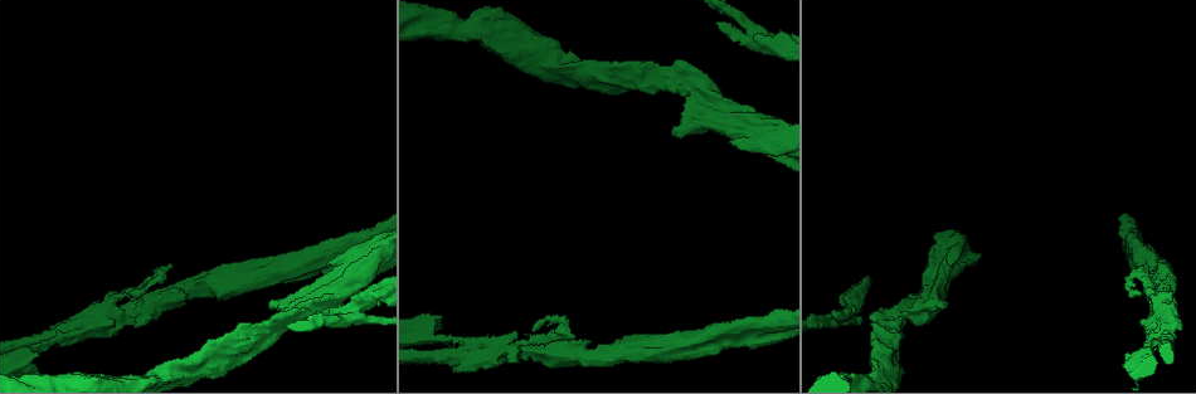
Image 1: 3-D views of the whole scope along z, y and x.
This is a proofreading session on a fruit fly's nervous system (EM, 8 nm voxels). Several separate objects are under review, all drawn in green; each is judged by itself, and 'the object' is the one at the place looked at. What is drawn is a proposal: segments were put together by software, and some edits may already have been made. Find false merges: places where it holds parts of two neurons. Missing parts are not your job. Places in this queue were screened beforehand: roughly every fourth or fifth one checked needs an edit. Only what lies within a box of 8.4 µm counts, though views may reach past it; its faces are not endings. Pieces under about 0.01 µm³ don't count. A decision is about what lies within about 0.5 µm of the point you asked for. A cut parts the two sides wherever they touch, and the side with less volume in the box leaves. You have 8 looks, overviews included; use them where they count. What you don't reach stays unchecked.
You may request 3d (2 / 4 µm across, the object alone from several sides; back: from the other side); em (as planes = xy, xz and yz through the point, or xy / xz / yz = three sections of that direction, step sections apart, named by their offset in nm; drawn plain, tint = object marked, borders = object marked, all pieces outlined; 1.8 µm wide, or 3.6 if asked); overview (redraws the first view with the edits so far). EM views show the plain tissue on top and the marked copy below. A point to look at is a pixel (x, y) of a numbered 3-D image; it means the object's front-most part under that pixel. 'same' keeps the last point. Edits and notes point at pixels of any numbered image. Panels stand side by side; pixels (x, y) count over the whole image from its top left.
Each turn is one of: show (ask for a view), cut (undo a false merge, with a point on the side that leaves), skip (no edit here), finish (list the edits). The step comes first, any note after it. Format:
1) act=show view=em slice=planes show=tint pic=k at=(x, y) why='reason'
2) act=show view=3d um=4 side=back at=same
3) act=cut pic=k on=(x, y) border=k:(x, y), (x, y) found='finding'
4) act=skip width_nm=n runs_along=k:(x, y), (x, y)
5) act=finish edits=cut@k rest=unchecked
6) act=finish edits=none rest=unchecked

act=show view=em slice=yz step=4 show=tint pic=1 at=(292, 299) why='closes a loop'

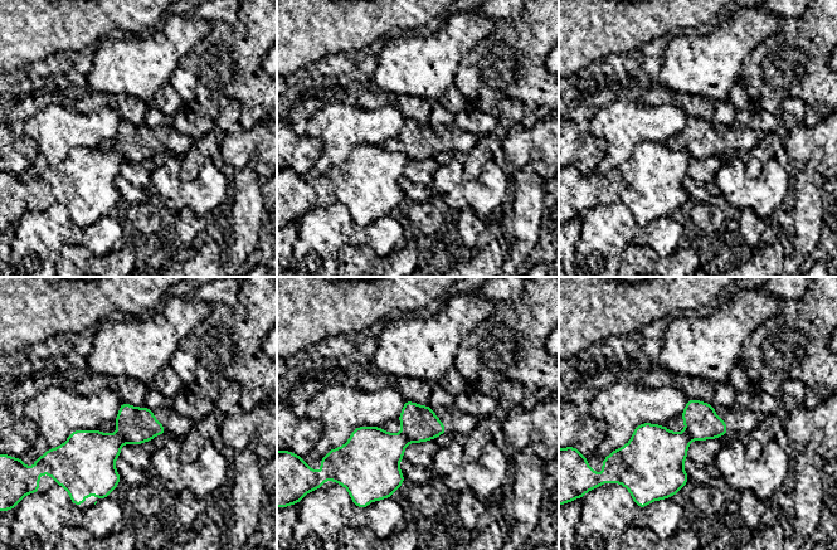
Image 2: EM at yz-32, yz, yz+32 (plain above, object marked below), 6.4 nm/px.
act=show view=em slice=planes show=tint at=same

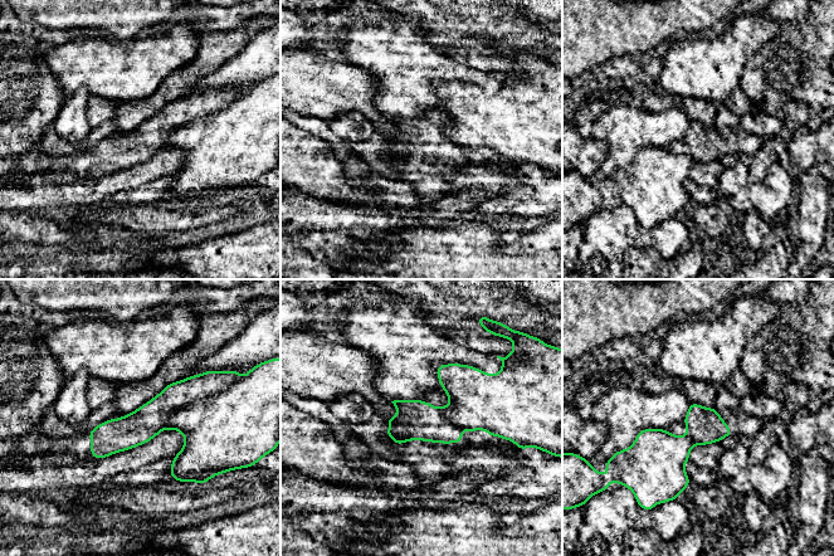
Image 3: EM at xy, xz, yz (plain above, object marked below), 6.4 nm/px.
act=cut pic=3 on=(152, 416) found='two neurons meet here'

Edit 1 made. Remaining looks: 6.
act=show view=overview why='redraw'

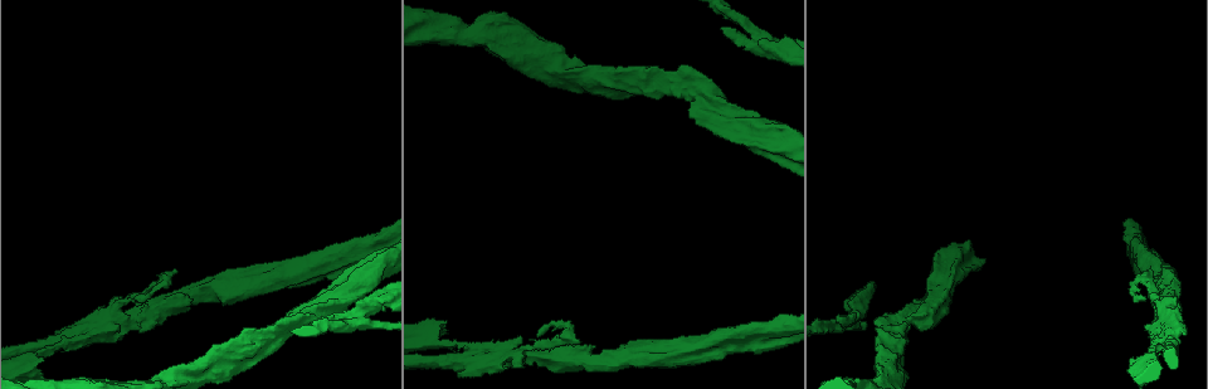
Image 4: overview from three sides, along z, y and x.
act=show view=3d um=2 pic=4 at=(596, 78) why='three-way junction'

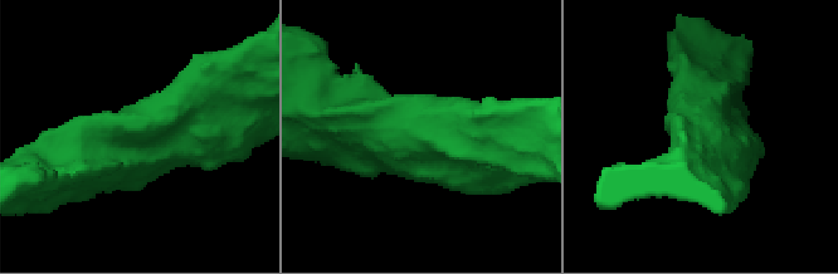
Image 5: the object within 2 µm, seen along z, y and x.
act=show view=em um=3.6 slice=planes show=borders pic=5 at=(132, 136) arms=3 arm_widths_nm=300,300,340 why='shape alone is not enough'

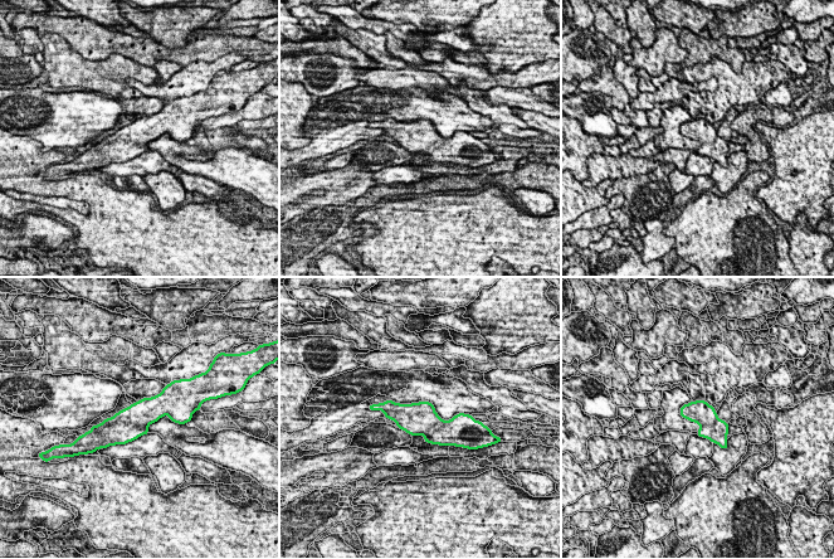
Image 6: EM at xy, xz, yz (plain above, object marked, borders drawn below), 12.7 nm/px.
act=skip width_nm=320 found='one neuron here'

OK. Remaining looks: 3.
act=finish edits=cut@3 rest=unchecked

